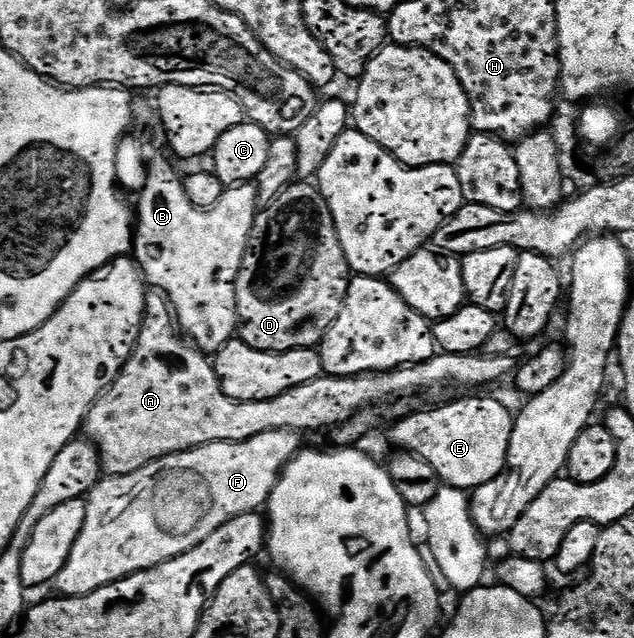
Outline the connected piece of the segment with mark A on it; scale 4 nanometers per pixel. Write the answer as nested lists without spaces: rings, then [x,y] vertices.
[[[150,288],[146,291],[142,327],[132,356],[92,404],[84,423],[84,434],[102,454],[103,471],[107,475],[124,476],[136,472],[136,468],[144,468],[144,464],[152,464],[152,460],[213,442],[239,442],[273,430],[329,431],[349,422],[355,414],[363,413],[370,408],[366,406],[376,402],[414,394],[417,390],[430,390],[445,382],[486,386],[501,378],[509,379],[515,369],[515,359],[509,354],[438,352],[427,362],[416,362],[399,370],[357,374],[351,378],[323,376],[272,400],[241,402],[224,396],[213,361],[182,333],[164,292]]]

